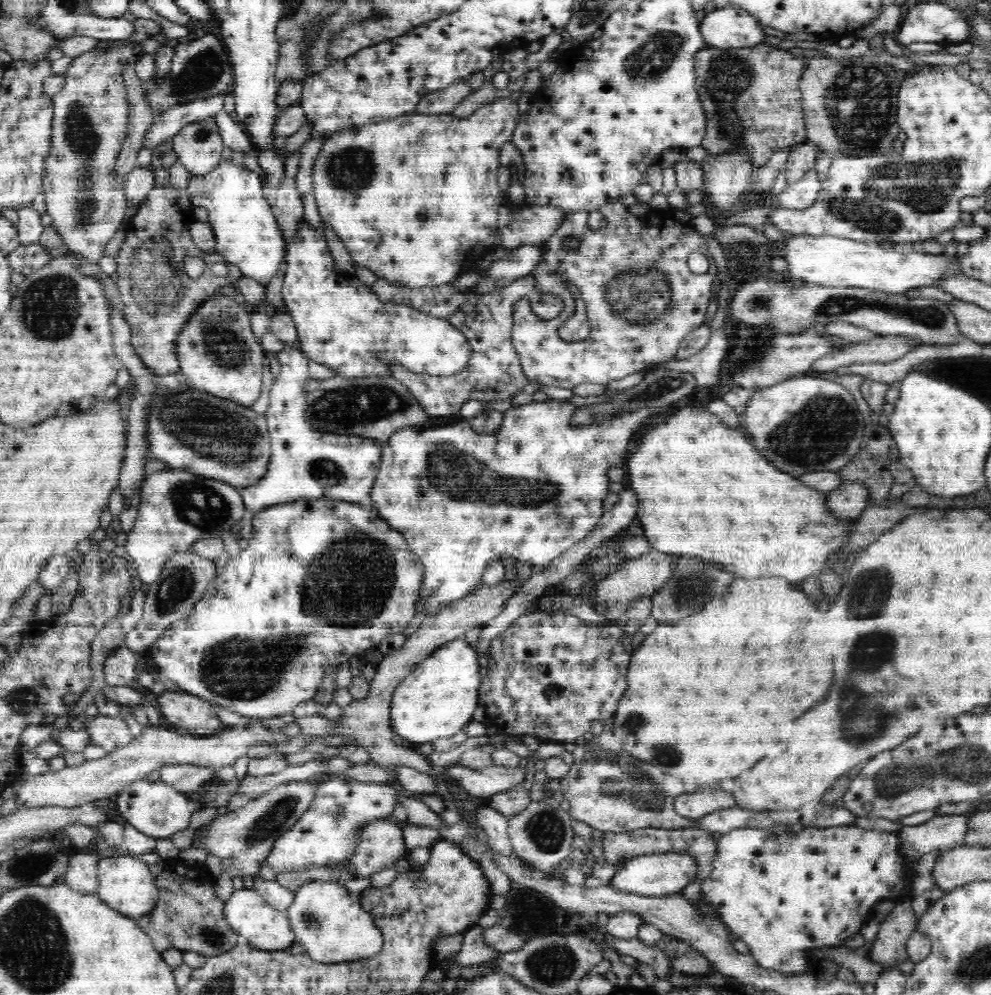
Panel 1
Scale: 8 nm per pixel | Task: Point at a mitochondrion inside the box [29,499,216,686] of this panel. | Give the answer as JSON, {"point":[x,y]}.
{"point":[177,587]}

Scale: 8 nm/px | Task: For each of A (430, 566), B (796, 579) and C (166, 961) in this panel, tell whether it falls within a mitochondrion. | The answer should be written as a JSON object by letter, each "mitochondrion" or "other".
{"A":"other","B":"other","C":"other"}

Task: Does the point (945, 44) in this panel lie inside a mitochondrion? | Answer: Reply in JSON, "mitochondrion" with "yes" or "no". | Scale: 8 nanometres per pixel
{"mitochondrion":"no"}

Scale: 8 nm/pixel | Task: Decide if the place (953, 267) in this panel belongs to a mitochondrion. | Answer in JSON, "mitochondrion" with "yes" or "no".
{"mitochondrion":"no"}

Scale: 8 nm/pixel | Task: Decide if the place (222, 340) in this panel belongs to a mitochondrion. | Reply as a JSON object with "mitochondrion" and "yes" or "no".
{"mitochondrion":"yes"}

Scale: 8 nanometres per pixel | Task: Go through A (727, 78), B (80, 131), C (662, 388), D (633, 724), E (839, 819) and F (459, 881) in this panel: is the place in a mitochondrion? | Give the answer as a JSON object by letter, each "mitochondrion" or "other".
{"A":"mitochondrion","B":"mitochondrion","C":"other","D":"mitochondrion","E":"other","F":"other"}

